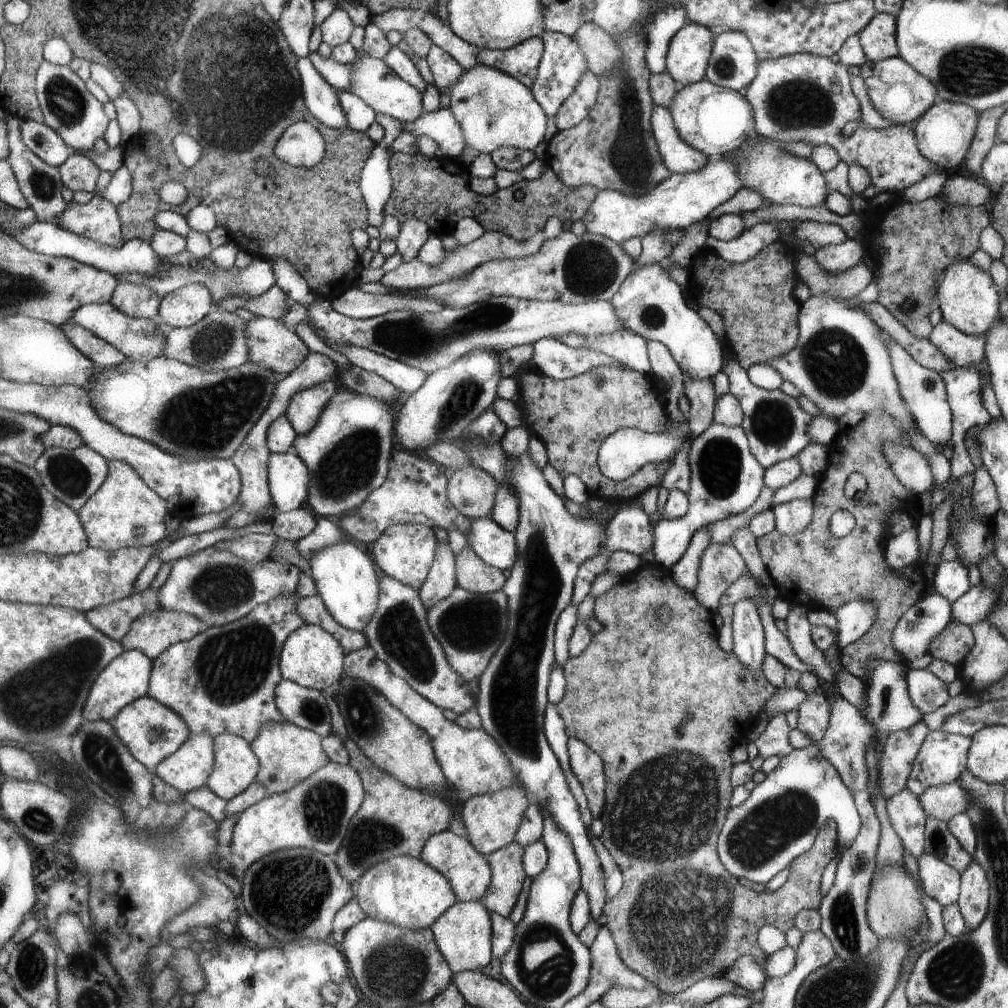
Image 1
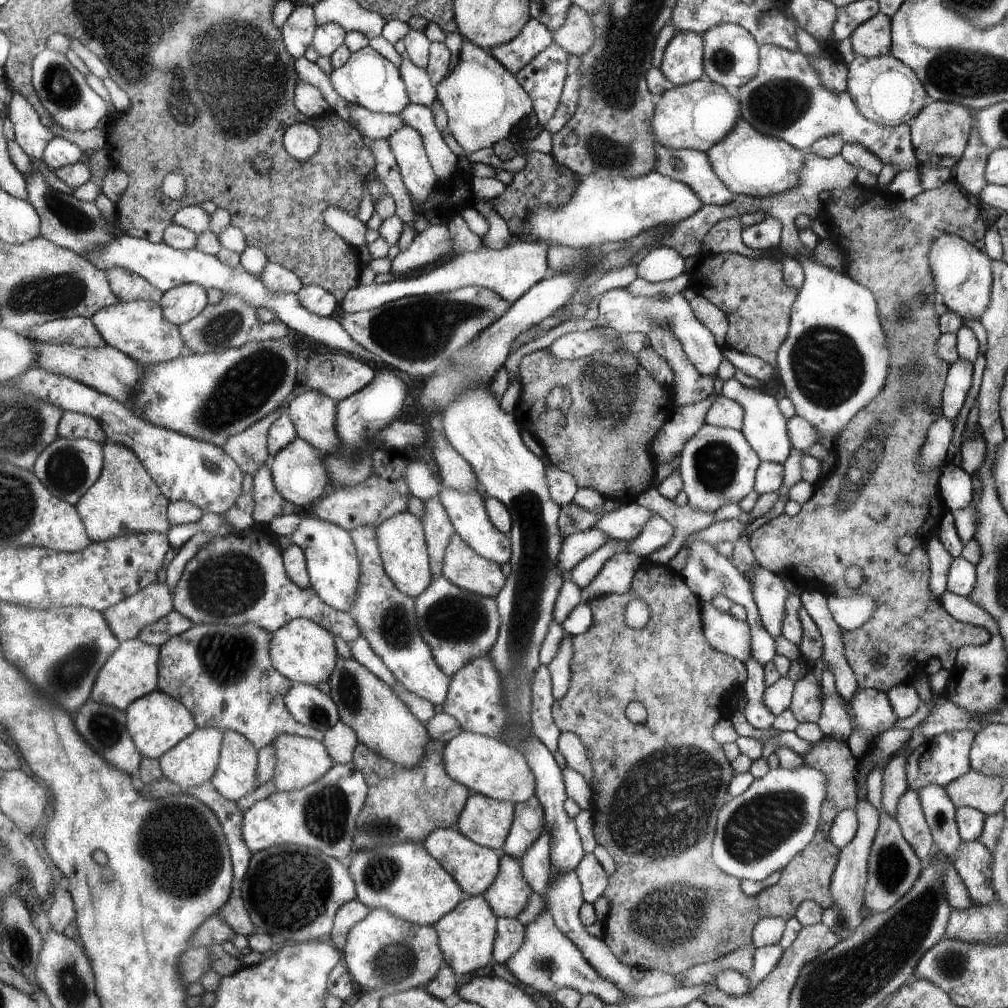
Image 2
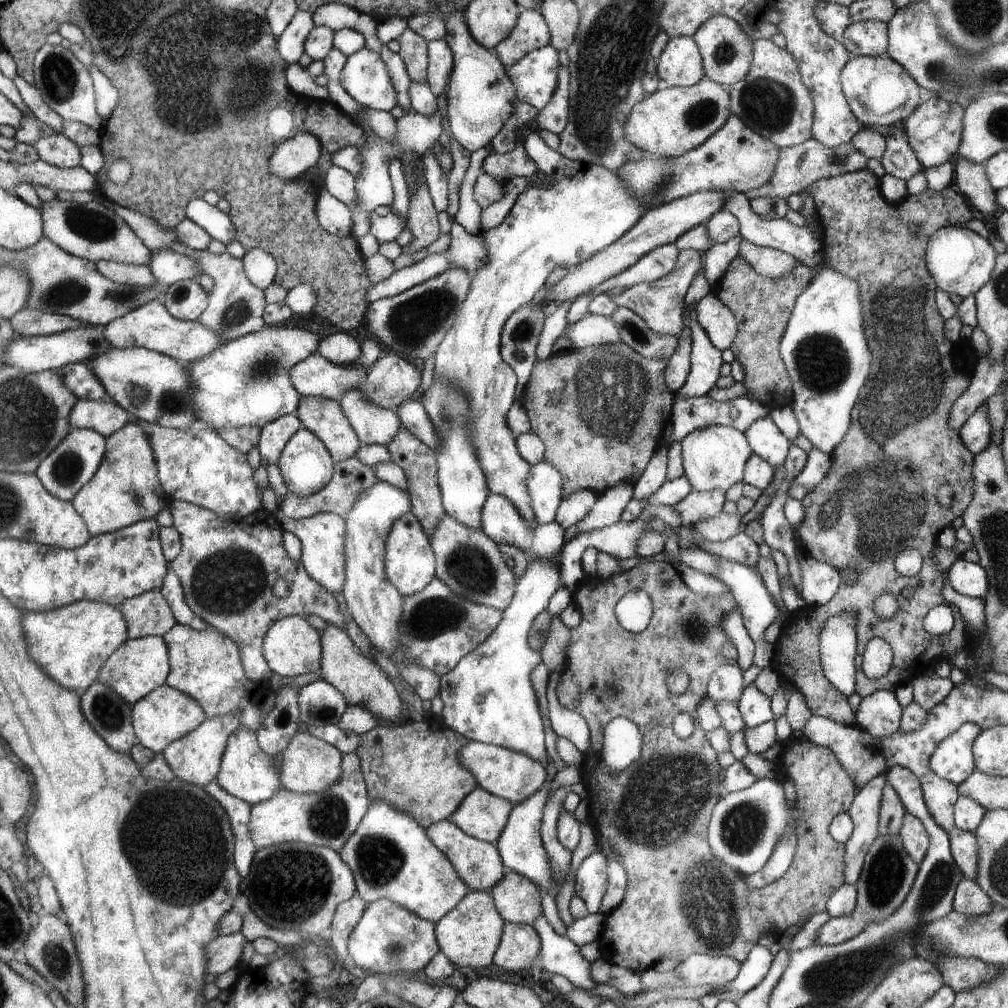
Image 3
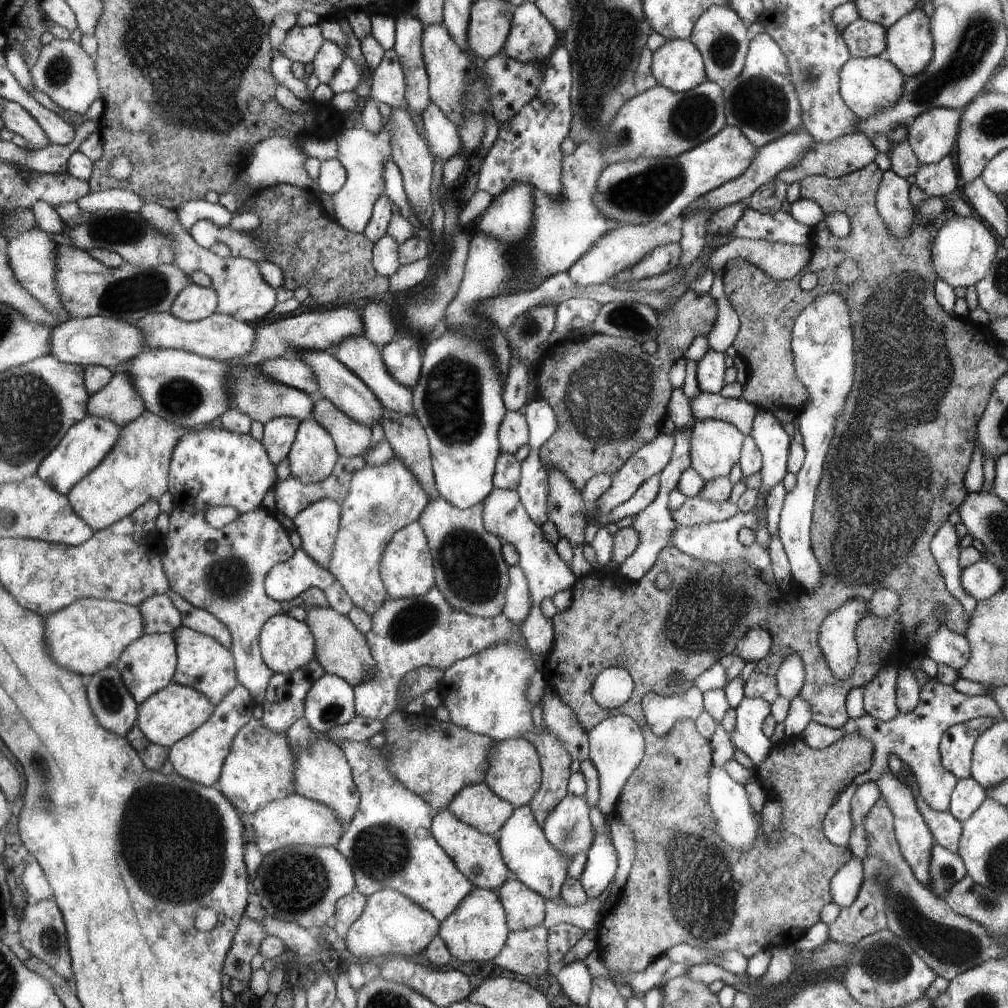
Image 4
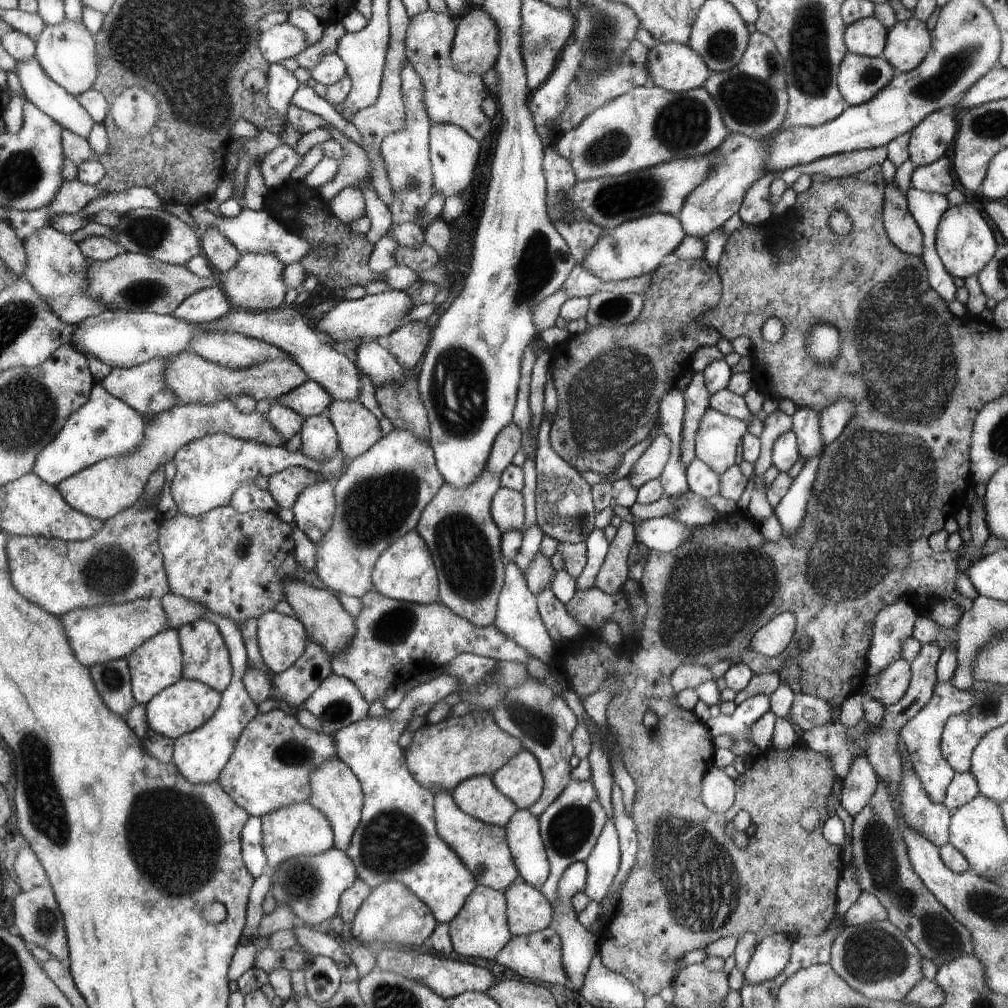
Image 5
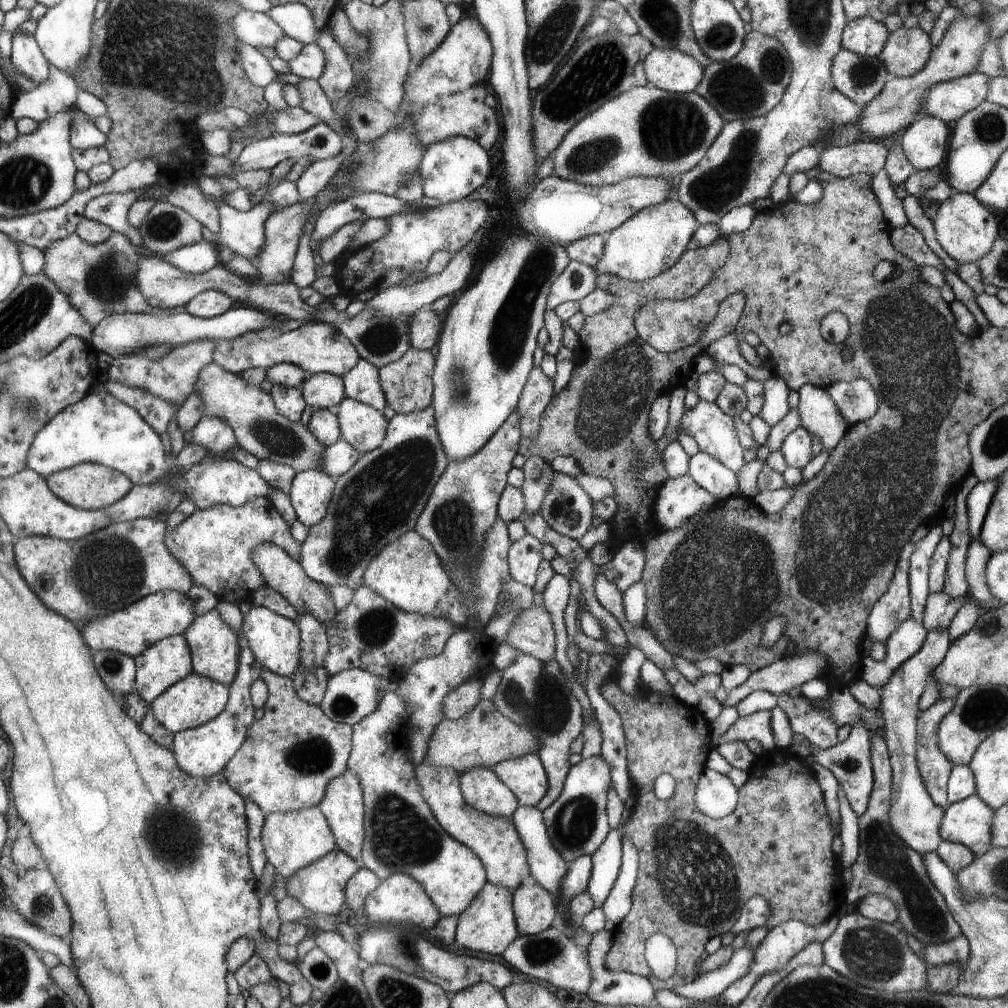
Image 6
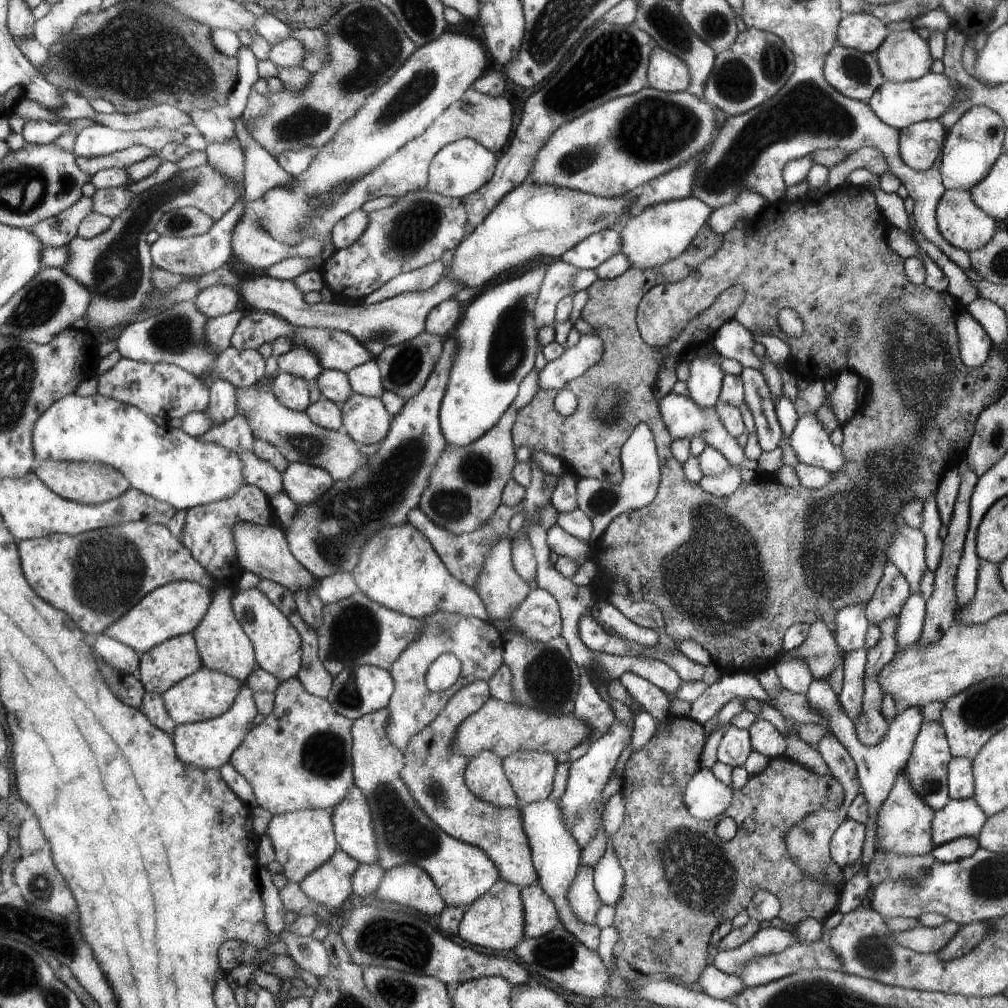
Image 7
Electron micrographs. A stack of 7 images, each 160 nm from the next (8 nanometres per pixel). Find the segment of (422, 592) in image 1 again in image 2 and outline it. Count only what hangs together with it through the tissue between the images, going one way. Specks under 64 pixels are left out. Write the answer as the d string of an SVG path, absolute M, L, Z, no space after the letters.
M437 495L434 498L422 500L425 512L420 518L423 521L424 536L427 538L428 559L430 560L432 578L442 576L444 550L448 546L451 535L455 532L447 512Z

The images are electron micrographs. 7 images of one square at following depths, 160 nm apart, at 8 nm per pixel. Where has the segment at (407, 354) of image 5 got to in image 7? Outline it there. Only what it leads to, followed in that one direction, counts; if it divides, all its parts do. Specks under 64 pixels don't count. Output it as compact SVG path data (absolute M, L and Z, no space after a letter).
M447 299L428 312L424 330L433 335L446 338L463 316L464 306L453 299Z

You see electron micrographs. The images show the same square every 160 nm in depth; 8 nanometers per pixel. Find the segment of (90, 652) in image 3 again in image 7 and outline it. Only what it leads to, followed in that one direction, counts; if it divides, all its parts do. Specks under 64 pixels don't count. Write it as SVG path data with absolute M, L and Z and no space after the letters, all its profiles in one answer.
M175 581L151 591L102 634L137 649L141 654L170 638L193 633L212 606L215 590L193 581Z

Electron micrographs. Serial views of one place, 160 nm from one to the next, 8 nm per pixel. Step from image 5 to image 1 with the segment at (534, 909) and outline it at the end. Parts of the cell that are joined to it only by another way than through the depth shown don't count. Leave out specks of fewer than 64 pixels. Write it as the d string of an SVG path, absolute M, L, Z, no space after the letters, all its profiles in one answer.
M515 840L487 856L492 869L488 890L484 892L484 907L491 913L508 918L525 878L524 846Z

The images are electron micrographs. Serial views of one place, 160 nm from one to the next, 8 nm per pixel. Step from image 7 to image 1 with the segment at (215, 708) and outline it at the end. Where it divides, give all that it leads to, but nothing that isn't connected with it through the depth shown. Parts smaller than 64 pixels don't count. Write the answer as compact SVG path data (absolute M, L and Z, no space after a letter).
M148 694L129 703L110 721L133 756L152 770L155 770L156 766L159 766L159 763L163 762L165 758L177 752L181 745L187 742L188 736L193 733L178 712Z

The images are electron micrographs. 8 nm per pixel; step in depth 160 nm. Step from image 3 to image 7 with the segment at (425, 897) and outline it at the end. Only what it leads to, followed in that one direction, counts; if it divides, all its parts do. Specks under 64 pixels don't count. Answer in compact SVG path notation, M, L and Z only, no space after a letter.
M386 707L352 721L352 777L367 798L379 855L376 863L384 870L401 864L417 865L435 882L446 906L471 906L500 878L490 856L475 845L450 837L432 823L400 779L404 755L388 739L389 712Z

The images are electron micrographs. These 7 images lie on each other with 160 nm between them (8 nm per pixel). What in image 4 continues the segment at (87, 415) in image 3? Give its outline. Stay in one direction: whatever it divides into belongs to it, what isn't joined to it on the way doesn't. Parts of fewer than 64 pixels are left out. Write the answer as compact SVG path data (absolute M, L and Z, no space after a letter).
M123 367L118 368L111 382L91 395L88 402L88 416L109 418L121 427L145 411L145 401Z

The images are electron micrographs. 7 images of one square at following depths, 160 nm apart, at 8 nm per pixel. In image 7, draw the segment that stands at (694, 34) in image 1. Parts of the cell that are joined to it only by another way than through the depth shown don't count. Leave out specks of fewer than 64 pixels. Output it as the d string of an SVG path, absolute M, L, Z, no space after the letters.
M655 46L648 58L646 82L658 91L681 92L691 83L691 73L680 57Z

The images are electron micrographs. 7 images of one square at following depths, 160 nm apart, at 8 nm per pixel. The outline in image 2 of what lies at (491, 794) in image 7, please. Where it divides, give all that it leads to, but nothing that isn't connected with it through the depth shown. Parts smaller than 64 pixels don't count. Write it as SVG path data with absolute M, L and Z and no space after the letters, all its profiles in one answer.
M471 793L457 819L458 831L475 844L496 849L503 846L515 814L515 804Z

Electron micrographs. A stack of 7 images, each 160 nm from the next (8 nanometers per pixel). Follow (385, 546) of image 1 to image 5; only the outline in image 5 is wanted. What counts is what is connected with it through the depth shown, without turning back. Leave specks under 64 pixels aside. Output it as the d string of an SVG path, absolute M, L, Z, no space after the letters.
M414 528L379 556L371 577L374 590L387 598L419 604L439 603L439 574L429 548Z

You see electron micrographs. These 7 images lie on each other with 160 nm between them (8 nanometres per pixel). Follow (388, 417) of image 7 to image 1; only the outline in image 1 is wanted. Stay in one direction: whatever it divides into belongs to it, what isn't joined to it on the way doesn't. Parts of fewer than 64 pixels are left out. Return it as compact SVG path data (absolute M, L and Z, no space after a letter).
M336 379L326 380L291 396L284 415L298 435L307 434L316 426L325 406L337 390Z

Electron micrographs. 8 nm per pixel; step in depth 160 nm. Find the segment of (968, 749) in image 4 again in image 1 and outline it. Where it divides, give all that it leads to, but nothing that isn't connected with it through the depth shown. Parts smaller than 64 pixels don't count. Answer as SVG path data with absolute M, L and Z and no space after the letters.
M941 730L929 731L922 740L917 751L916 758L912 762L912 770L909 771L906 787L915 796L935 785L953 782L967 770L968 748L971 746L970 737L944 733Z

